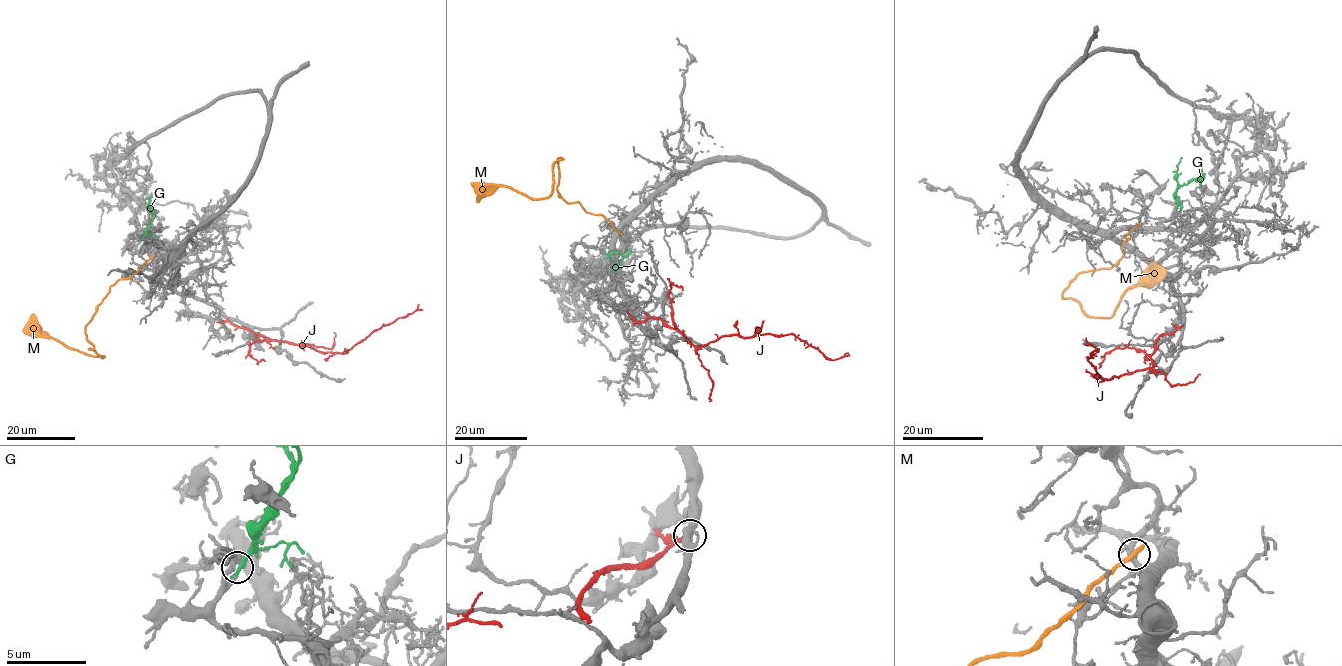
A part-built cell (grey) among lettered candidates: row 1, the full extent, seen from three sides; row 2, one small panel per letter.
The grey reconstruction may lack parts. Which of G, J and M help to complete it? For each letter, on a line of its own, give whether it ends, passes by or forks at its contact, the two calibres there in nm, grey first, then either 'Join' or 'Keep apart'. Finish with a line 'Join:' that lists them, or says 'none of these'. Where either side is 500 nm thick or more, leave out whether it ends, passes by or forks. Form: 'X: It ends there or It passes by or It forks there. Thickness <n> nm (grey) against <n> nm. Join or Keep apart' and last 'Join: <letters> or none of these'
G: It ends there. Thickness 480 nm (grey) against 320 nm. Join
J: It ends there. Thickness 400 nm (grey) against 280 nm. Keep apart
M: It ends there. Thickness 280 nm (grey) against 400 nm. Keep apart
Join: G

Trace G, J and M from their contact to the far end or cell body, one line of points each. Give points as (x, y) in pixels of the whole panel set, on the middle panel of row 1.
G: (604, 253), (623, 256), (630, 249), (632, 252)
J: (634, 324), (662, 319), (694, 345), (728, 335), (792, 334), (833, 360), (848, 352)
M: (620, 233), (600, 214), (561, 196), (561, 158), (554, 164), (548, 197), (529, 198), (494, 185), (477, 199)

